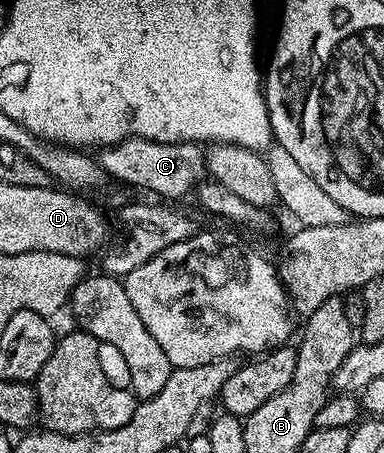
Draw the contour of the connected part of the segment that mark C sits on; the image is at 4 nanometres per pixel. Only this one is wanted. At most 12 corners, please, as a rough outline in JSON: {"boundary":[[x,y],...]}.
{"boundary":[[128,138],[103,147],[111,179],[160,200],[206,178],[194,142]]}

